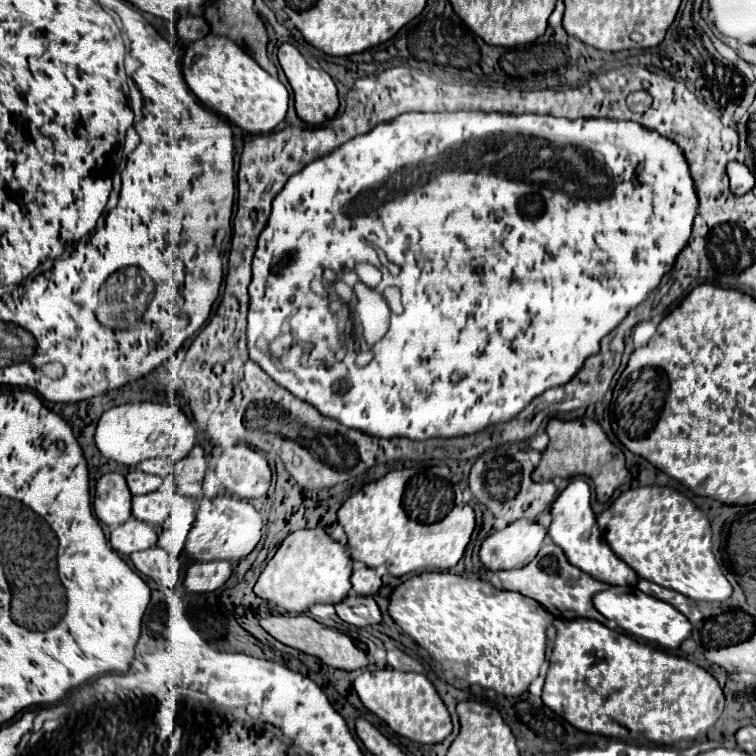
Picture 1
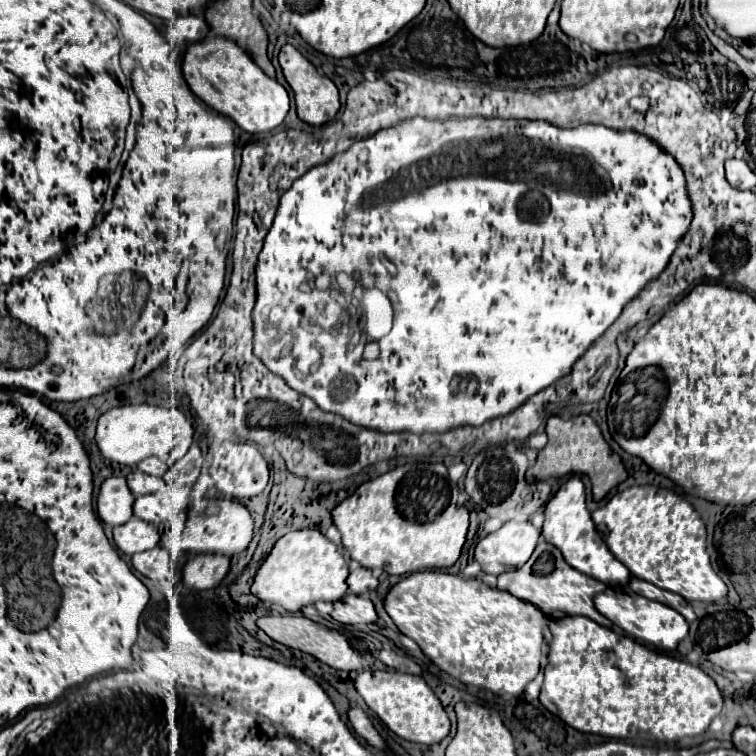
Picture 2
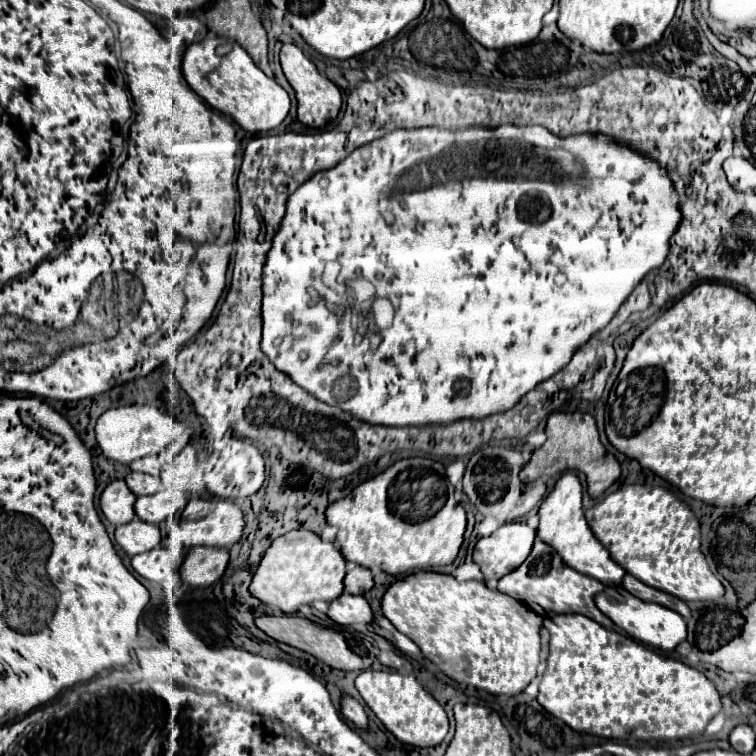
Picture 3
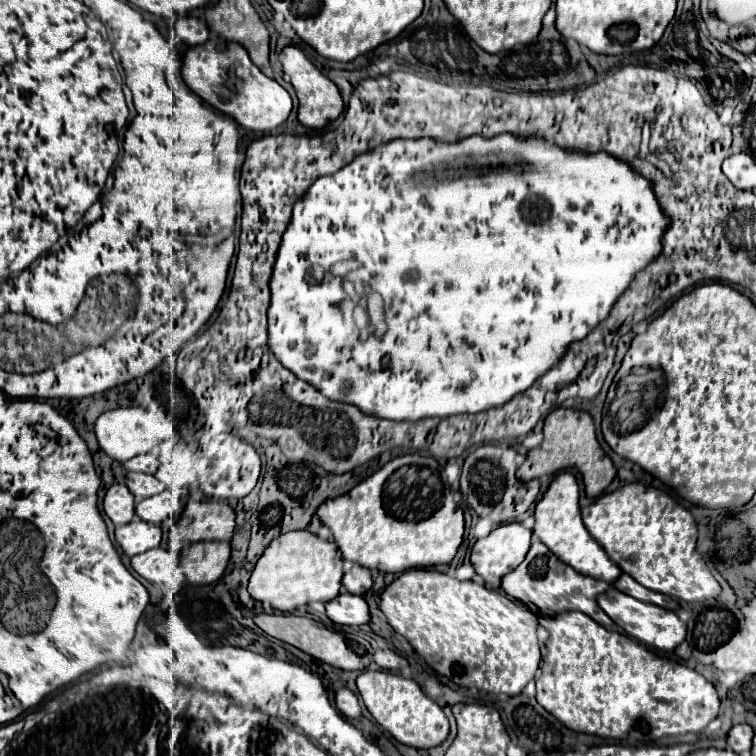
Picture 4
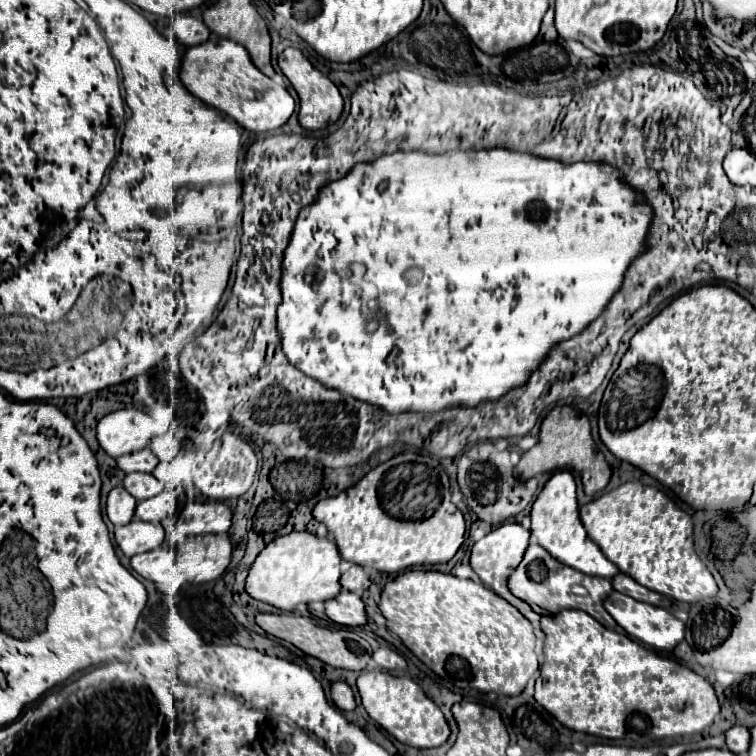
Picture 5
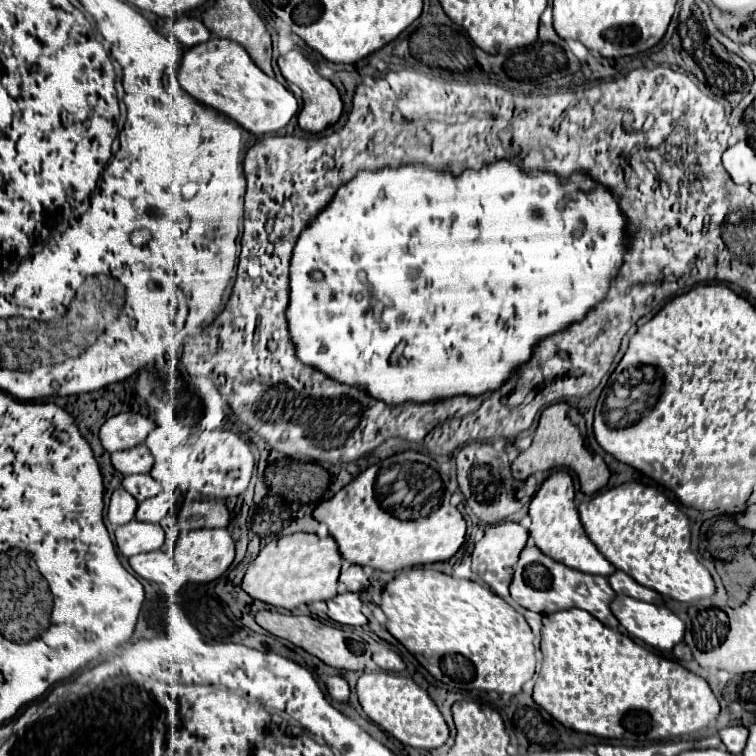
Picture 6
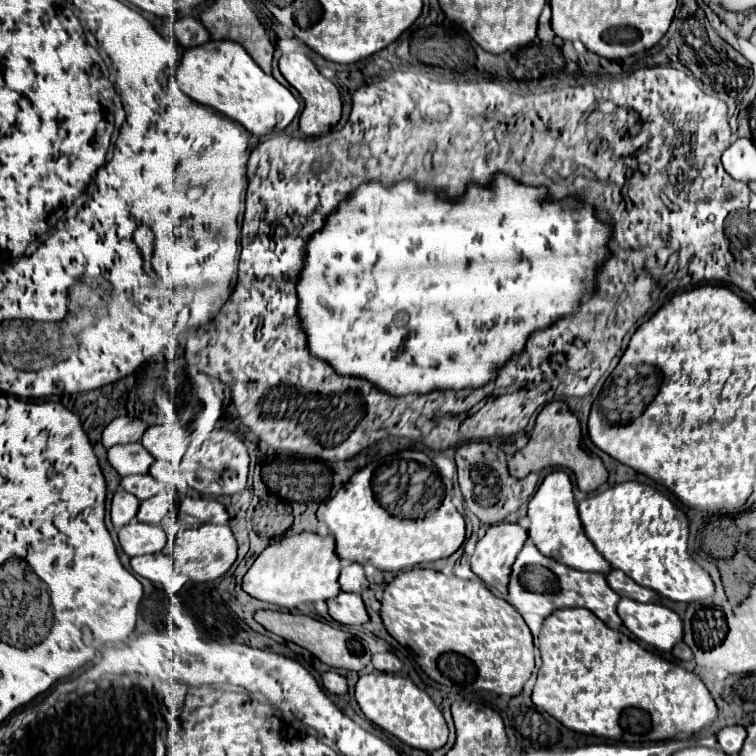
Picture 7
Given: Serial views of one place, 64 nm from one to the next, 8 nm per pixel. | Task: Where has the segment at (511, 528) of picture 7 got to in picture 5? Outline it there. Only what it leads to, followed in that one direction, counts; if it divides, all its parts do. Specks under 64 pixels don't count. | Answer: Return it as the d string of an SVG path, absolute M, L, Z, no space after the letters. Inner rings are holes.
M506 522L494 530L490 530L484 538L480 538L474 546L472 546L472 568L474 572L480 576L480 580L484 580L484 584L494 590L496 594L500 594L502 598L506 598L510 604L516 607L533 625L539 625L541 616L535 613L528 604L516 598L506 584L506 578L514 572L514 568L520 564L526 548L528 548L528 540L530 540L530 532L526 528L522 528L518 522Z

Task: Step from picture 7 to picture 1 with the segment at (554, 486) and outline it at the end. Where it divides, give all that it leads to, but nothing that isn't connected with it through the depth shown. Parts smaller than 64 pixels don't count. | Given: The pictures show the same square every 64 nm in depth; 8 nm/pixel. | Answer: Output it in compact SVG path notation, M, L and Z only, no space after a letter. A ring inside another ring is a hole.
M572 480L554 500L550 514L552 514L552 524L548 528L548 536L554 540L554 544L558 544L564 550L570 564L594 576L596 580L612 586L638 584L638 574L628 564L624 564L602 538L602 532L596 524L596 514L592 512L590 506L590 486L584 480Z

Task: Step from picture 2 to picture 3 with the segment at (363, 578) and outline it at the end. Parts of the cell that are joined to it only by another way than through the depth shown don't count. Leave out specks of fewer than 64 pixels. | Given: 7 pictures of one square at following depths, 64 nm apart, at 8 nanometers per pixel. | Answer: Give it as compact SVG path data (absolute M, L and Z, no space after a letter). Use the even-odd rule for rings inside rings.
M354 566L344 578L344 586L346 586L346 592L350 592L350 594L364 594L364 592L372 590L372 586L374 586L372 572L368 568Z

